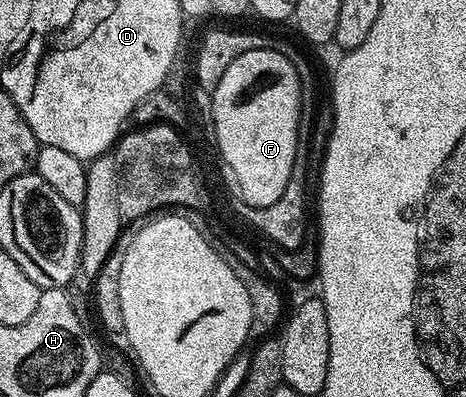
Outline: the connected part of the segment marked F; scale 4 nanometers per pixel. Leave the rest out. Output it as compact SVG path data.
M272 47L252 49L243 55L239 55L239 59L235 59L235 63L231 63L231 67L227 67L227 71L223 71L223 79L219 79L217 86L212 89L211 97L213 97L211 110L214 135L217 137L217 149L227 167L231 167L231 170L235 173L240 197L253 208L271 207L271 203L275 203L275 199L279 199L279 195L283 195L284 189L287 188L287 179L291 179L291 167L295 164L296 128L299 127L300 115L300 79L299 75L296 74L295 67L278 50Z

